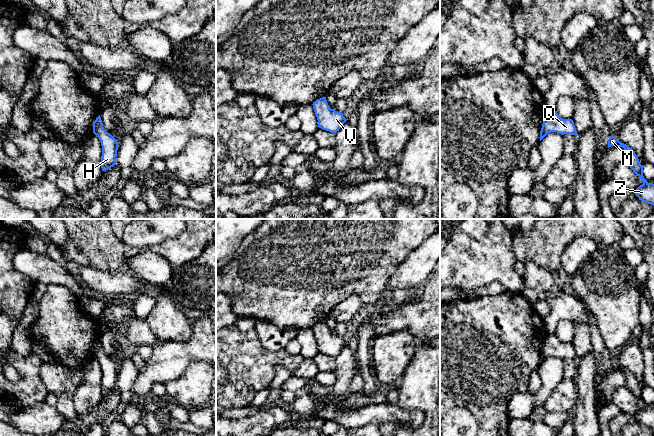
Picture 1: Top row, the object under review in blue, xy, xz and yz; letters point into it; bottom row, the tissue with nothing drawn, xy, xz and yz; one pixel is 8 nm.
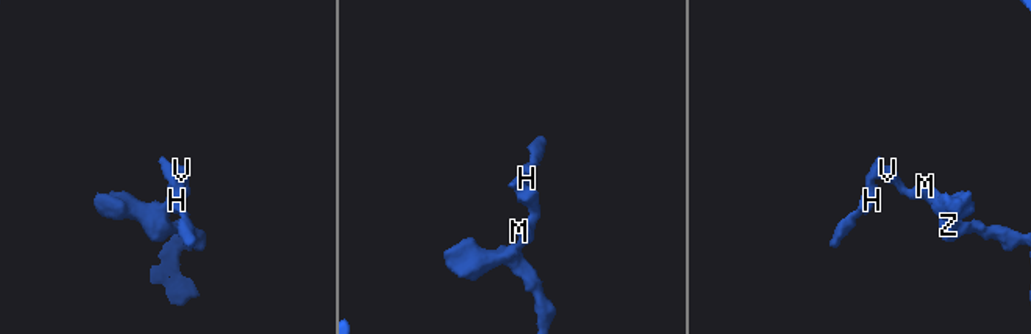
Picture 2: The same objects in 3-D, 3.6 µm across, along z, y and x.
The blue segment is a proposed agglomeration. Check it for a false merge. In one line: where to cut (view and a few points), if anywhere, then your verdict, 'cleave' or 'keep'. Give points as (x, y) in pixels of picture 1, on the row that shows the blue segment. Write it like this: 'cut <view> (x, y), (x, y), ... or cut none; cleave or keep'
cut none; keep

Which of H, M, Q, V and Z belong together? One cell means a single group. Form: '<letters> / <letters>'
H M Q V Z

